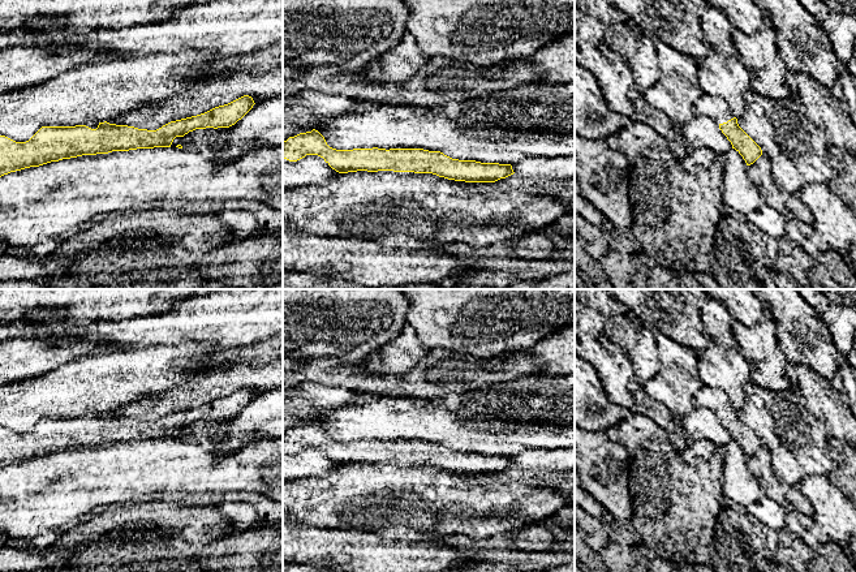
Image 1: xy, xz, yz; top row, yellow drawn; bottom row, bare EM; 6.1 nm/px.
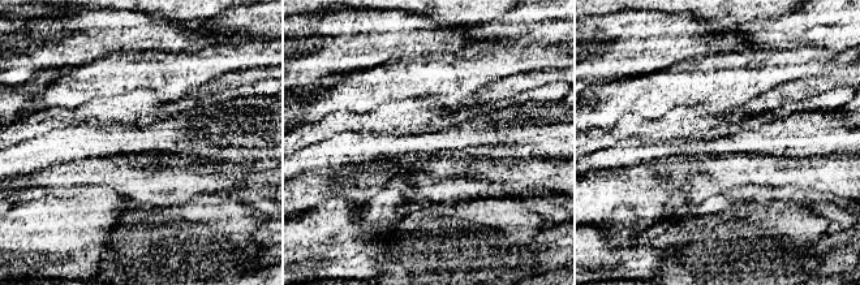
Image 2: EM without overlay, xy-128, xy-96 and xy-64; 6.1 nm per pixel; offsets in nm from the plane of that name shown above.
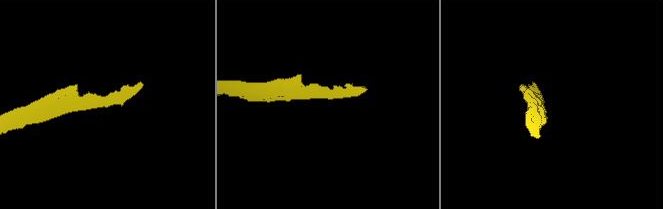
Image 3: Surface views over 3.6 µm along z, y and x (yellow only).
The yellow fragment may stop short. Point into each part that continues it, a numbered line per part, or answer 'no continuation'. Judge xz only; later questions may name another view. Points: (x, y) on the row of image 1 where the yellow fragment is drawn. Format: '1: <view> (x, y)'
no continuation

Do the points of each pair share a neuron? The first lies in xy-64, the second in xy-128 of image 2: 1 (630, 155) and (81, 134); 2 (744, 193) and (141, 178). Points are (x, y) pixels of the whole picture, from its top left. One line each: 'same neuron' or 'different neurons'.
1: same neuron
2: same neuron

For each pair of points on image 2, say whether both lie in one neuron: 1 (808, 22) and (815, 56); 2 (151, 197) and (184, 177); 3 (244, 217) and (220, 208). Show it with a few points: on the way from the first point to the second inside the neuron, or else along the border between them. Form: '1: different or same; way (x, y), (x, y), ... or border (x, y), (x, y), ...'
1: different; border (804, 46), (818, 46), (831, 51), (842, 51)
2: same; way (159, 189), (176, 180)
3: same; way (239, 217), (229, 217), (226, 214)

